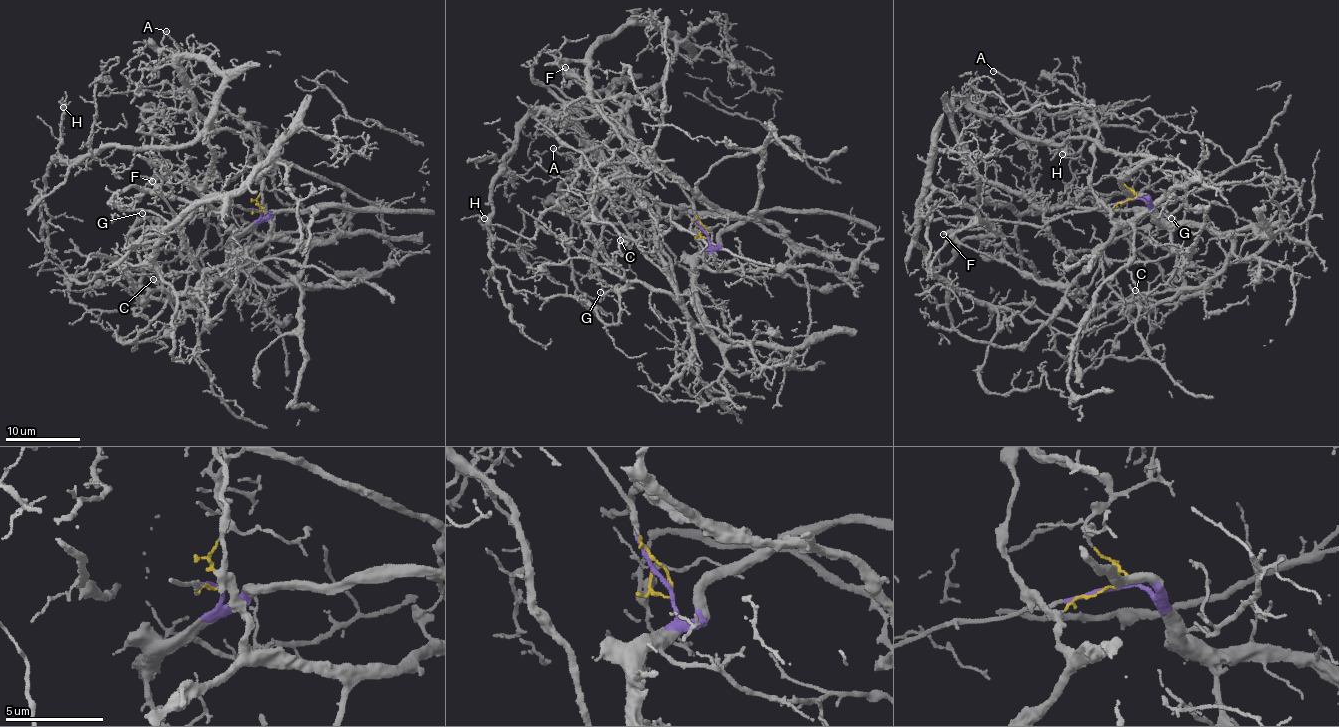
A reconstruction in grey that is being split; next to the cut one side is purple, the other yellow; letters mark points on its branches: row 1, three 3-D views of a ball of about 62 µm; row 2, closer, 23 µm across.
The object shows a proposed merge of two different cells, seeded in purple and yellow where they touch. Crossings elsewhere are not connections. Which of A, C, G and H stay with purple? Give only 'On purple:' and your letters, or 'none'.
On purple: C, G

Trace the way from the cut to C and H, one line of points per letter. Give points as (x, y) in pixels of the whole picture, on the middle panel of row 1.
C: (707, 234), (710, 248), (697, 262), (696, 310), (703, 327), (694, 323), (677, 291), (634, 240), (619, 239)
H: (707, 234), (629, 183), (569, 116), (613, 83), (593, 105), (536, 109), (485, 217)

